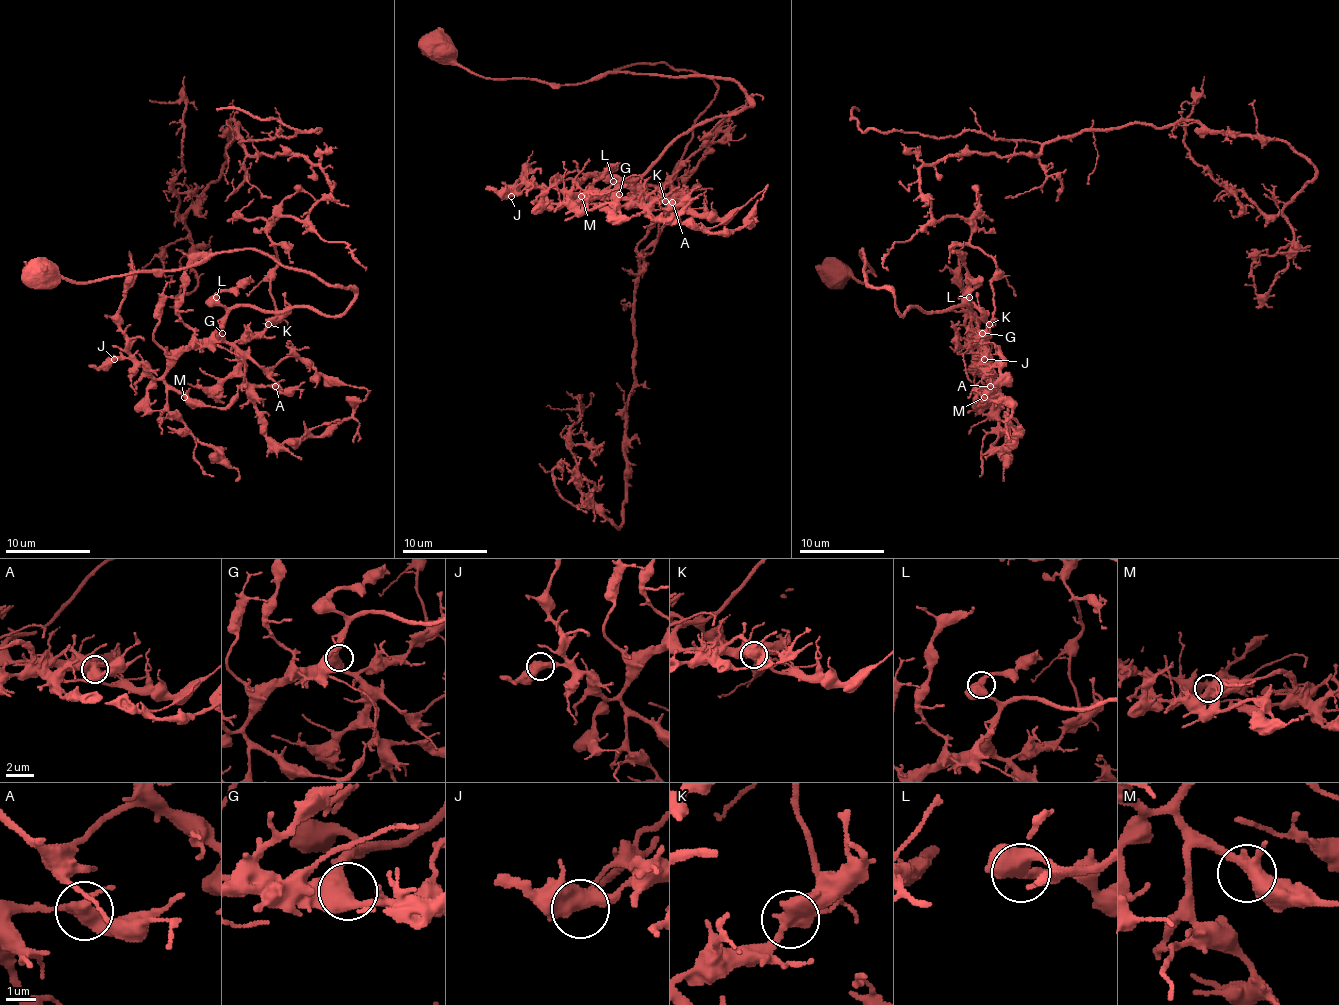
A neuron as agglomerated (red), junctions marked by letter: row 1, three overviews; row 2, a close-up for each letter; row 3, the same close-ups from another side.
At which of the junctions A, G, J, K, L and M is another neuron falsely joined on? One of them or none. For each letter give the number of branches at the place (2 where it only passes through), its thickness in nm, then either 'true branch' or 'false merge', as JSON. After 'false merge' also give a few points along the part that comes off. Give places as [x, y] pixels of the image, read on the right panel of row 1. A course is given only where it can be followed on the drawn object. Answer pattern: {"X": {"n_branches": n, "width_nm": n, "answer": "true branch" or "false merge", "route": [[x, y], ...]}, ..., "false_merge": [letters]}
{"A": {"n_branches": 3, "width_nm": 400, "answer": "true branch"}, "G": {"n_branches": 3, "width_nm": 480, "answer": "true branch"}, "J": {"n_branches": 3, "width_nm": 460, "answer": "true branch"}, "K": {"n_branches": 3, "width_nm": 440, "answer": "false merge", "route": [[988, 325], [995, 261], [920, 169], [1197, 121], [1316, 176], [1265, 214], [1184, 142], [1193, 99]]}, "L": {"n_branches": 3, "width_nm": 440, "answer": "true branch"}, "M": {"n_branches": 3, "width_nm": 460, "answer": "true branch"}, "false_merge": ["K"]}

